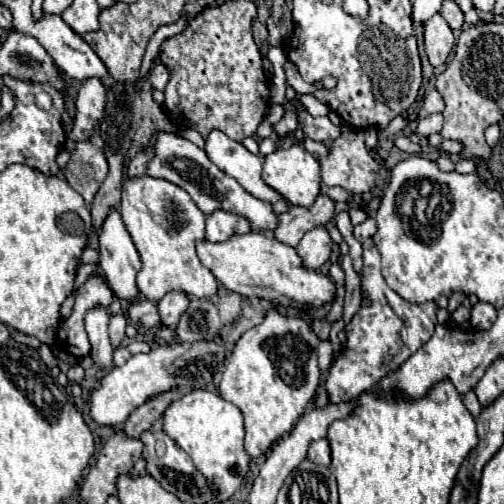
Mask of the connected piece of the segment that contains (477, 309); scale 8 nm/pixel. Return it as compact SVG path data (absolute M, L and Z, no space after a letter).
M478 303L472 307L472 327L478 331L488 331L496 321L496 309L490 303Z

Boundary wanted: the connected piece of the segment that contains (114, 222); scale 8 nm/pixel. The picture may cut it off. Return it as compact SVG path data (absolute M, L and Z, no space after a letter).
M112 209L110 215L106 217L98 241L100 241L98 265L106 275L114 295L120 301L128 301L128 303L136 301L138 297L136 275L142 267L142 261L116 209Z

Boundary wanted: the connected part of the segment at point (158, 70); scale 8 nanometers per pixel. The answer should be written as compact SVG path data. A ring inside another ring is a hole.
M156 63L152 69L150 69L150 75L148 75L148 81L152 85L152 89L164 89L166 83L168 83L168 69L164 69L162 63Z

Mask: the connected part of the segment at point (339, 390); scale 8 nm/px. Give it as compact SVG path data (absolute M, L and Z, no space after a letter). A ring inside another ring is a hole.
M368 239L364 247L364 267L362 267L362 291L370 297L370 307L360 307L346 327L348 343L342 353L334 359L332 367L326 373L324 389L330 403L340 403L360 393L368 391L374 383L386 377L390 371L396 371L412 353L416 353L432 335L436 327L436 303L408 303L400 299L384 281L380 273L380 253L376 245ZM404 329L404 339L402 339Z

